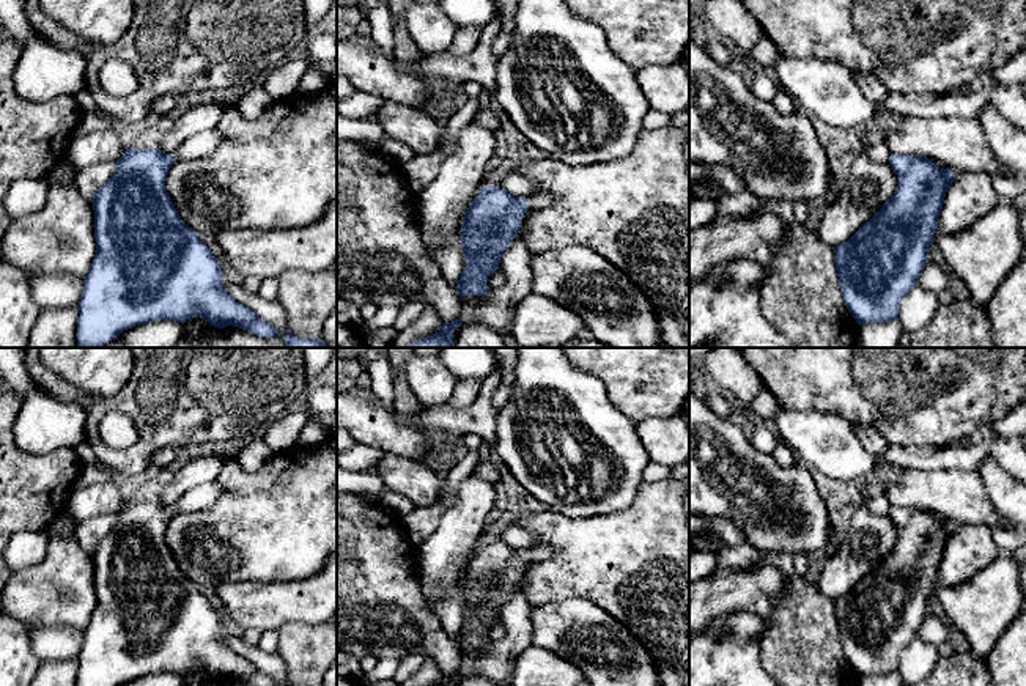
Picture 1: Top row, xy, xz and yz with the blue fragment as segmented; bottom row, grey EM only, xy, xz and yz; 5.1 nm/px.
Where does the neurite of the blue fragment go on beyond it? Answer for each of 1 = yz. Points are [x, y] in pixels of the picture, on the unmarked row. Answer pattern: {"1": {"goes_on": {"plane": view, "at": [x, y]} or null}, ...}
{"1": {"goes_on": null}}

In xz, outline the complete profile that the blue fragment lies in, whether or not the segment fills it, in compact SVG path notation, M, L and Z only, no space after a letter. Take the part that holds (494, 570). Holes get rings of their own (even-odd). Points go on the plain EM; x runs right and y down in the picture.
M496 538L483 540L469 557L461 576L461 598L466 621L455 639L461 653L483 648L488 629L499 621L500 610L522 579L529 562L546 560L554 554L549 546L513 549Z

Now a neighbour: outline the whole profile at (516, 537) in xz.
M510 526L510 527L486 527L483 532L483 540L500 538L504 543L513 549L530 549L537 546L537 537L527 529Z

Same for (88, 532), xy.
M101 514L77 522L76 540L87 552L93 552L99 540L102 540L116 524L116 514Z

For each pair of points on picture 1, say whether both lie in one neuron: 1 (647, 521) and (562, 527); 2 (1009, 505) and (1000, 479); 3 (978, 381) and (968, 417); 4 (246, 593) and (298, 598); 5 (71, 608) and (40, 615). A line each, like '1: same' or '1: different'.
1: same
2: same
3: same
4: same
5: same

